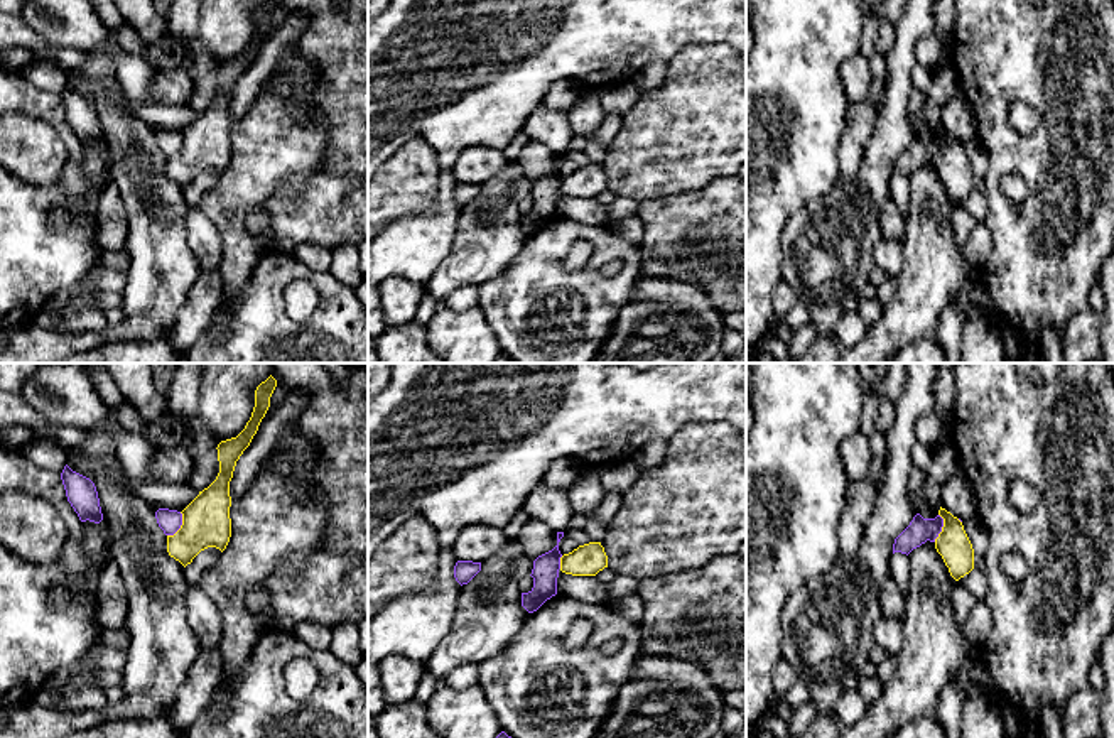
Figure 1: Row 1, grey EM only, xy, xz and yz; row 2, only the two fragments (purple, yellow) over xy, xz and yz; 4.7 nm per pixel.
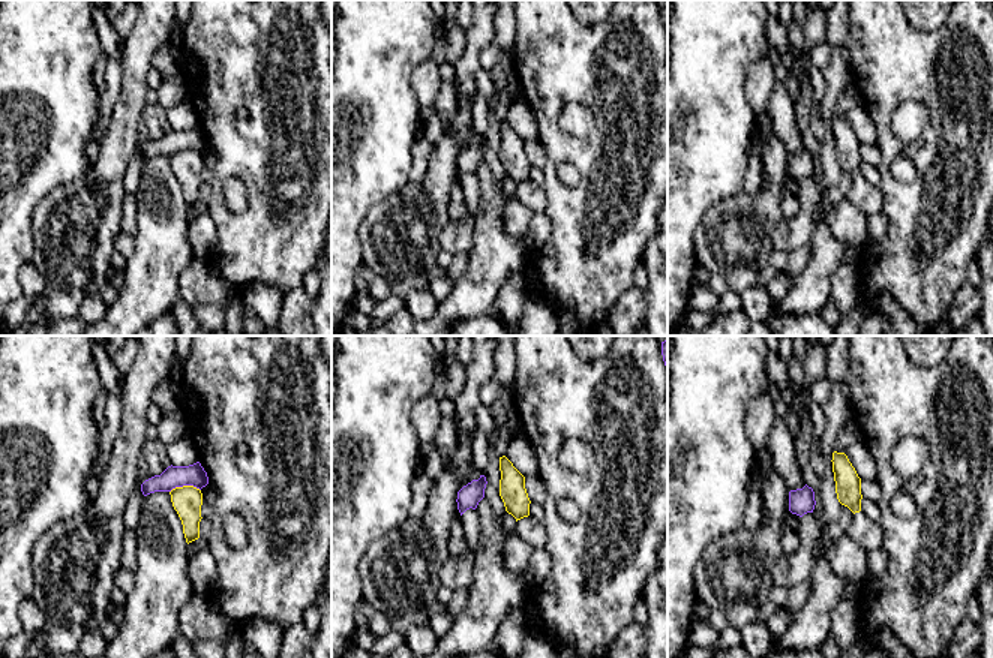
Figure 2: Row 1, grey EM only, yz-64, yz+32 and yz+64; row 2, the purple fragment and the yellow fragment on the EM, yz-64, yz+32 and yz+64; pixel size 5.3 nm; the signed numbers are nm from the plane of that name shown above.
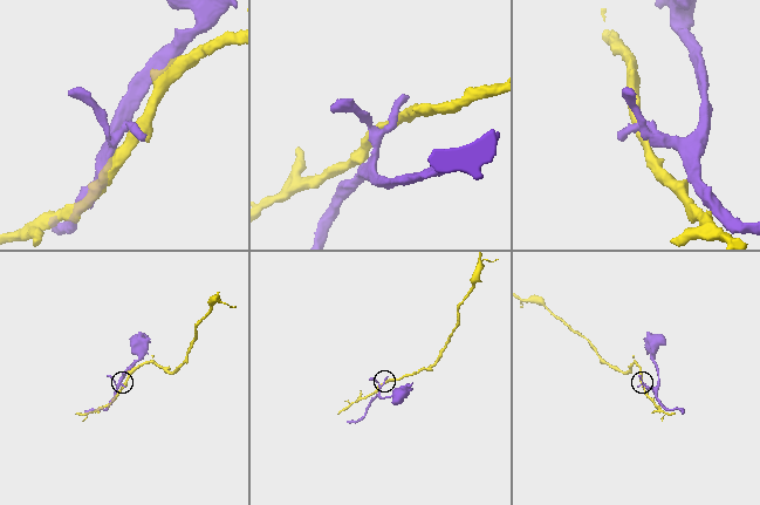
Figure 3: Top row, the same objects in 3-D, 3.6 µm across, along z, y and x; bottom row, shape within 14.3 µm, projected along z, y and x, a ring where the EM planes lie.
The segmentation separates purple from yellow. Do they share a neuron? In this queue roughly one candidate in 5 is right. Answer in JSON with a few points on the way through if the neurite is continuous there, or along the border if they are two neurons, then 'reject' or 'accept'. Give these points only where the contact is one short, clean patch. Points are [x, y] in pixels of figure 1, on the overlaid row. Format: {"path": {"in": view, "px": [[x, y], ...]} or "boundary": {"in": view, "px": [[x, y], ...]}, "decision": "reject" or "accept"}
{"boundary": {"in": "xy", "px": [[181, 512], [181, 526], [167, 536]]}, "decision": "reject"}

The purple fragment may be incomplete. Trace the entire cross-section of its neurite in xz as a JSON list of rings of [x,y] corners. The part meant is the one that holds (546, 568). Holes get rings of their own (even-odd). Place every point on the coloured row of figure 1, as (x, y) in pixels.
[[[557,532],[557,545],[533,561],[530,574],[533,578],[533,588],[528,593],[522,593],[522,606],[528,613],[537,611],[547,600],[557,594],[557,578],[562,557],[559,542],[562,537],[564,532]]]

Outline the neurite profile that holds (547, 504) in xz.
[[[538,485],[525,500],[523,510],[530,518],[542,520],[555,532],[564,532],[574,515],[569,503],[571,486]]]

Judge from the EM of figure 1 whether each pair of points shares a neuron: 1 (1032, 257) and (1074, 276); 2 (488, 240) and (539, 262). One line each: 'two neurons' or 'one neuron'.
1: one neuron
2: two neurons

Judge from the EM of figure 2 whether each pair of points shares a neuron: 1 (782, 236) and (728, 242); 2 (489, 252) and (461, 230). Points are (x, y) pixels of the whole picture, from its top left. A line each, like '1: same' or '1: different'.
1: different
2: different

